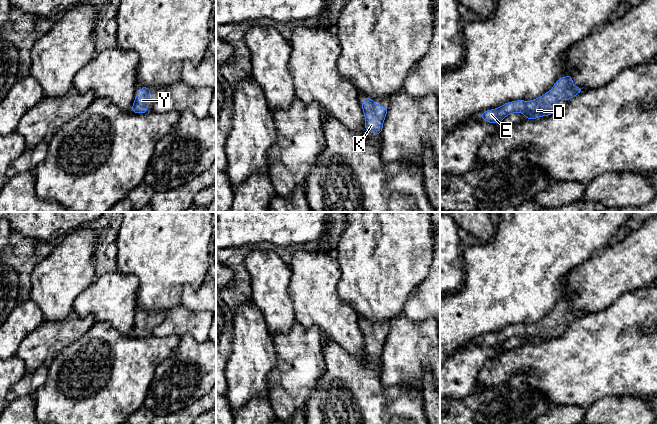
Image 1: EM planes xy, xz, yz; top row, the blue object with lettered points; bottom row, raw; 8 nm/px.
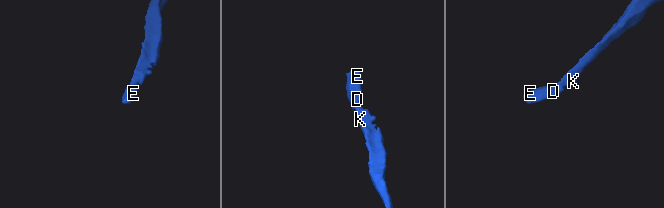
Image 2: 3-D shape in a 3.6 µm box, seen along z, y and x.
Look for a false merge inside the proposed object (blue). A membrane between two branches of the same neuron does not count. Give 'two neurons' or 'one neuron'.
one neuron

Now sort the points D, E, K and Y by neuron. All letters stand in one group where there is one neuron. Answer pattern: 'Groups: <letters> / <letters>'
Groups: D E K Y

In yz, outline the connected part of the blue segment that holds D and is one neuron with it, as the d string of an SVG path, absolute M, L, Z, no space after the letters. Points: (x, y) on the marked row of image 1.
M568 75L567 77L561 77L555 82L552 90L547 91L544 95L534 100L507 102L496 109L484 111L480 117L486 122L498 124L506 116L514 112L523 113L525 119L549 116L554 114L562 98L569 101L582 91L583 88L573 85L572 76Z

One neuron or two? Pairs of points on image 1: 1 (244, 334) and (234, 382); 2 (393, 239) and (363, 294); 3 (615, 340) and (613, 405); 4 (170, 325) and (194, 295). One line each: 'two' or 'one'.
1: one
2: one
3: two
4: two

